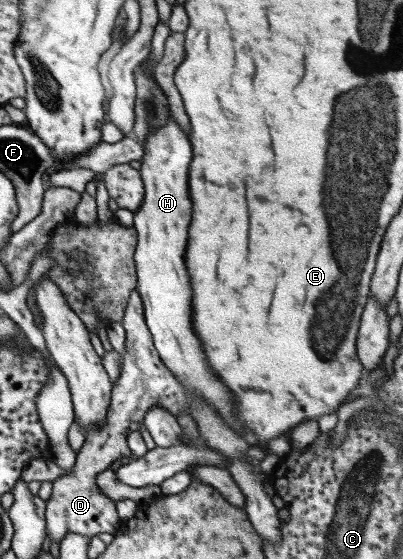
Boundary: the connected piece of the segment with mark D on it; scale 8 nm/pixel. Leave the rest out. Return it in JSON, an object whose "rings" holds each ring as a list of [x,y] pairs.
{"rings":[[[137,291],[129,295],[121,321],[125,332],[124,354],[115,386],[112,386],[110,402],[103,423],[88,427],[84,442],[76,453],[71,473],[58,477],[52,483],[50,498],[44,501],[44,520],[50,543],[60,541],[66,533],[93,536],[97,533],[118,533],[121,522],[113,506],[113,500],[105,497],[97,488],[94,475],[108,469],[118,457],[132,457],[125,443],[129,423],[142,420],[152,405],[166,409],[171,415],[181,411],[188,414],[187,393],[184,387],[167,369],[152,344],[152,337],[145,325],[142,303]]]}

